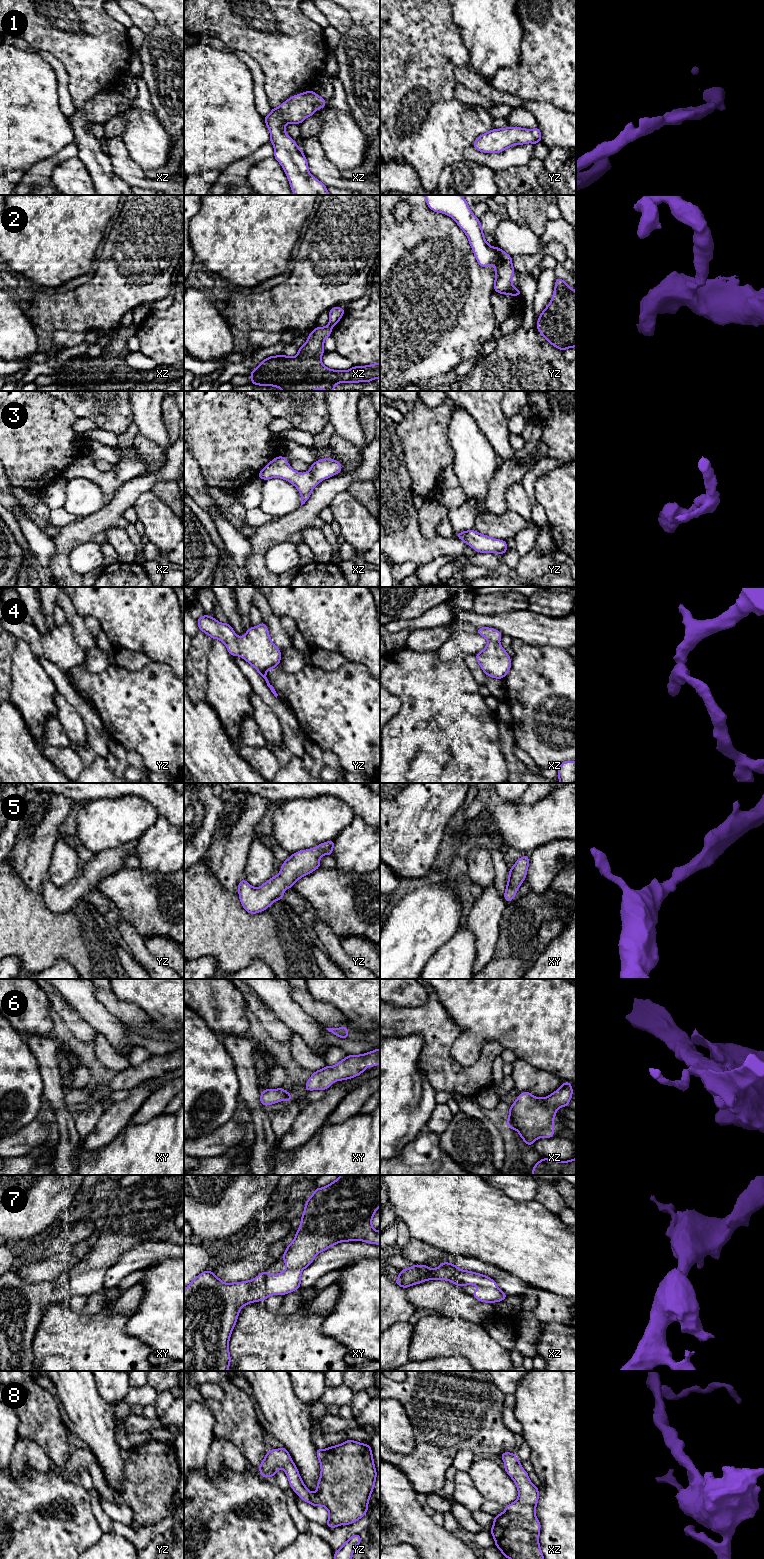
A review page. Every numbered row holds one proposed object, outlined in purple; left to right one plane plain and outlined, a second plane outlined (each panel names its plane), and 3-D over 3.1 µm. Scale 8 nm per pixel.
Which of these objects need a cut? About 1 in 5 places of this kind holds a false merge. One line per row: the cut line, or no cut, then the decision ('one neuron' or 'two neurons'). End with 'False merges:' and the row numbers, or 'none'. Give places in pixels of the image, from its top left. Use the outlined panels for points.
1: no cut; one neuron
2: cut in yz along (513, 287), (509, 293); two neurons
3: no cut; one neuron
4: no cut; one neuron
5: no cut; one neuron
6: no cut; one neuron
7: no cut; one neuron
8: no cut; one neuron
False merges: 2

